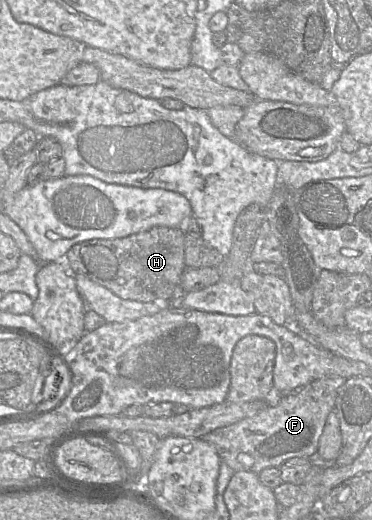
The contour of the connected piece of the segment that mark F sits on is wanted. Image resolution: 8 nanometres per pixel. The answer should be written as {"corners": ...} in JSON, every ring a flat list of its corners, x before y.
{"corners":[[328,377,314,380,296,392,283,395,275,407,266,407,254,416,237,423,217,428,201,438,216,448,220,459,234,472,250,471,259,473,269,467,280,467,291,458,307,458,315,463,319,440,324,430,327,417,335,409,338,390,346,382,344,377]]}

